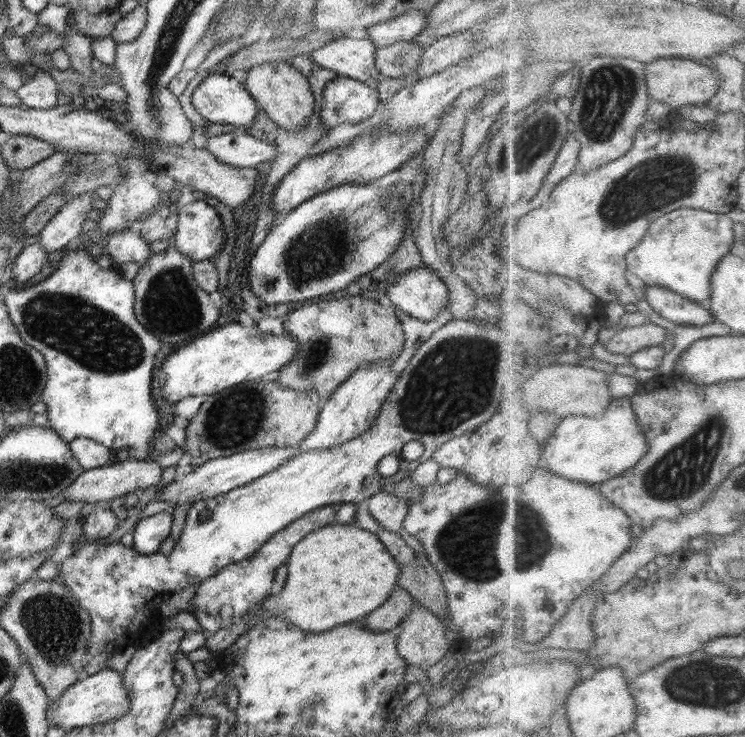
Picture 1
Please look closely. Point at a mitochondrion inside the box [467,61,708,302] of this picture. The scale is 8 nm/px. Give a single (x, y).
(663, 180)

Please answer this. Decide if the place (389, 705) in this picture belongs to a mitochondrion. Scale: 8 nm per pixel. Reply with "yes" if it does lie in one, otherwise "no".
no

